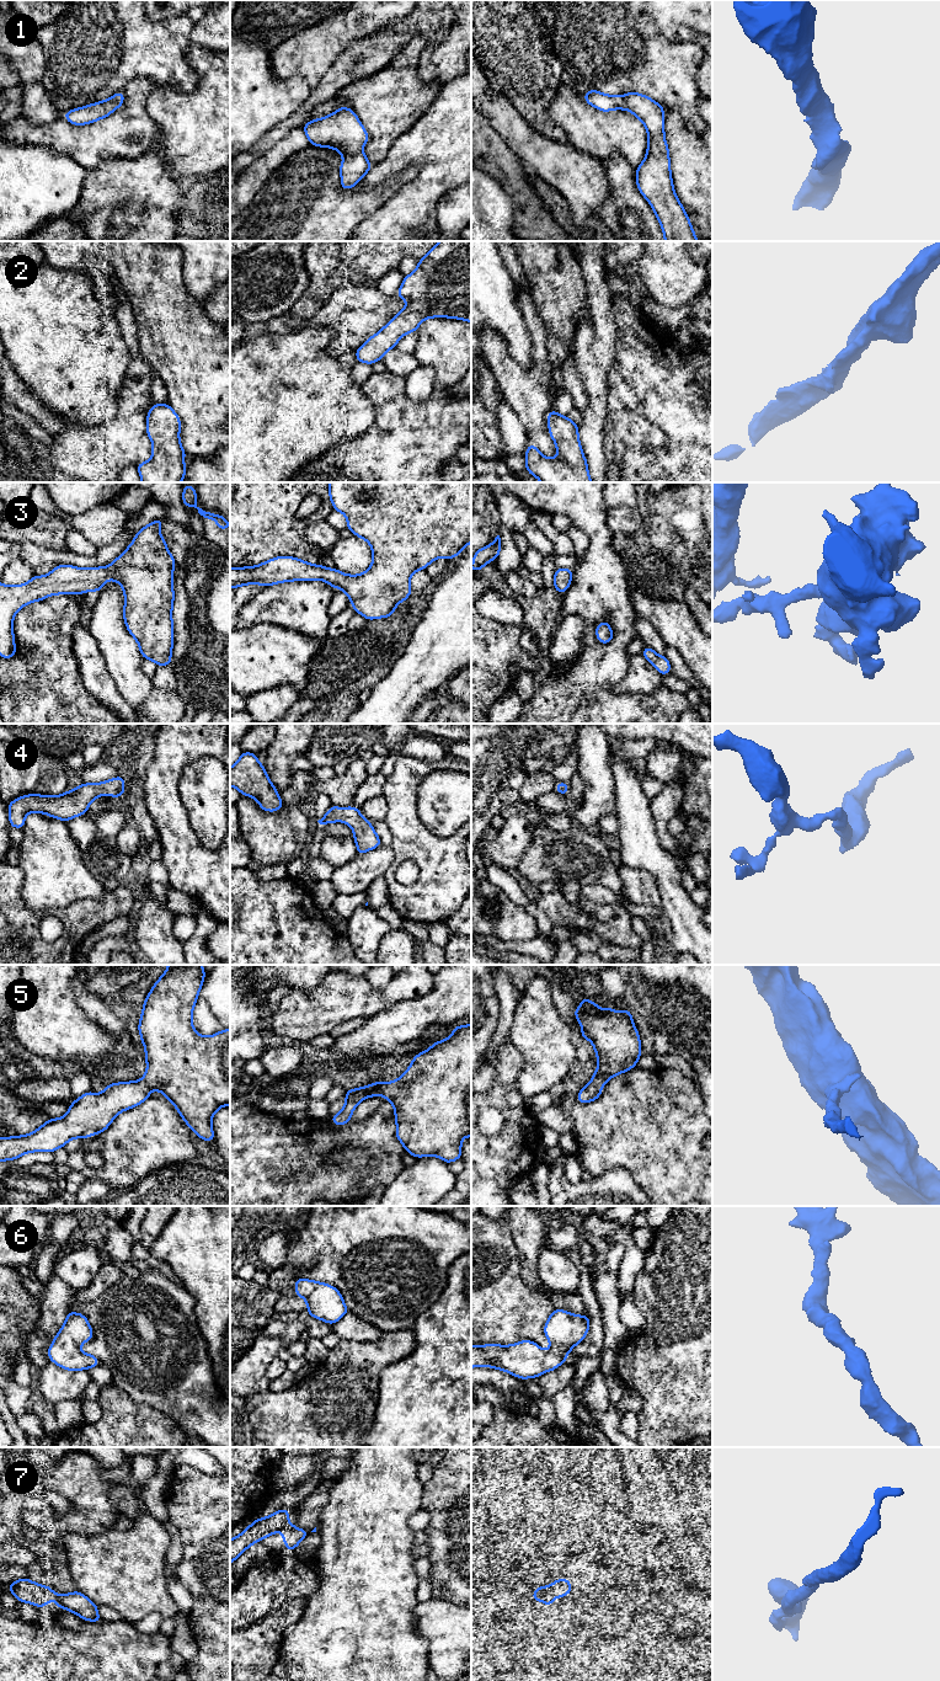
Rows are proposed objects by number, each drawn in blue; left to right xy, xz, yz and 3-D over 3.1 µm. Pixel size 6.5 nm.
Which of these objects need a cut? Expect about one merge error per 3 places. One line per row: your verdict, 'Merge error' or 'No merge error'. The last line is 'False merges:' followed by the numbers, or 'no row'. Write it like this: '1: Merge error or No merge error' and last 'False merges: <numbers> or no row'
1: No merge error
2: No merge error
3: No merge error
4: No merge error
5: No merge error
6: No merge error
7: Merge error
False merges: 7

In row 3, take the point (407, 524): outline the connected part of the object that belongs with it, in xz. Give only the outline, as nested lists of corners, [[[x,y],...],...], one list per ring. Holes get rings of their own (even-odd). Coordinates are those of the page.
[[[329,482],[329,495],[335,511],[347,518],[347,528],[369,543],[373,550],[370,567],[360,575],[345,575],[337,569],[313,565],[292,556],[277,556],[257,566],[230,567],[230,587],[244,585],[271,586],[289,581],[324,580],[342,589],[356,613],[367,620],[389,618],[396,605],[412,592],[410,578],[417,570],[424,570],[438,557],[456,557],[471,541],[471,482]]]

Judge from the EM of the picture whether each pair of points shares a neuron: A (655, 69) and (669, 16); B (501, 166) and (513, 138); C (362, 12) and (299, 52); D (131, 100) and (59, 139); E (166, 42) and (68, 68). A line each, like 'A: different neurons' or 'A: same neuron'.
A: different neurons
B: different neurons
C: same neuron
D: same neuron
E: same neuron

